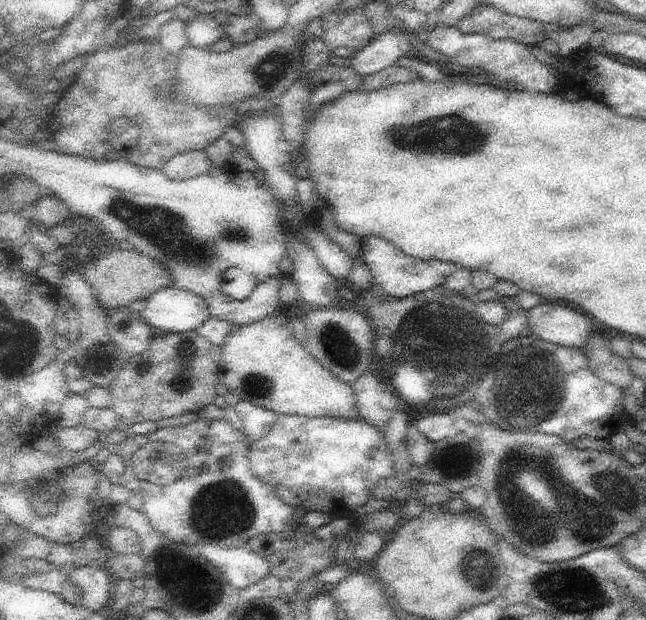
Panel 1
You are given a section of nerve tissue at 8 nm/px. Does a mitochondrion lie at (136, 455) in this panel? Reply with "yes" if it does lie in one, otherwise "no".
no

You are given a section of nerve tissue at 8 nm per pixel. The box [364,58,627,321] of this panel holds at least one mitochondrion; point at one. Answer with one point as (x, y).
(450, 137)

